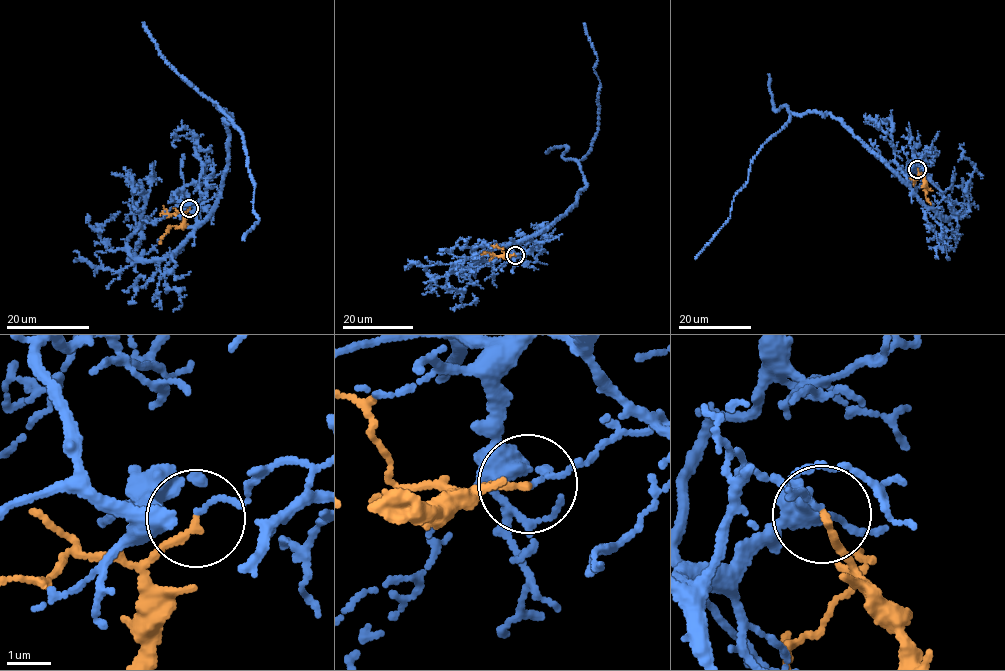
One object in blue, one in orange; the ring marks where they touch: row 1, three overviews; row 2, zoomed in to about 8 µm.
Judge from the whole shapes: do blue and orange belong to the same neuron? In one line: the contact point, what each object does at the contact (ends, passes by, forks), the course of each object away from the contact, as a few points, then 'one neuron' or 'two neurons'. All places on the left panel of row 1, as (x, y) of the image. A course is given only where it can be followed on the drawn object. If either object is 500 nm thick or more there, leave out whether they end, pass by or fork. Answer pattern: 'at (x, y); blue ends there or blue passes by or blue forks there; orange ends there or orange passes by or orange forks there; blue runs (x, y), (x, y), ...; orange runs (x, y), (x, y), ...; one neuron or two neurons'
at (189, 208); blue passes by; orange ends there; blue runs (189, 208), (207, 220), (227, 165), (231, 115), (213, 102), (240, 131), (255, 184), (258, 219), (243, 240); orange runs (189, 209), (184, 221), (179, 227), (169, 228), (160, 244); two neurons

